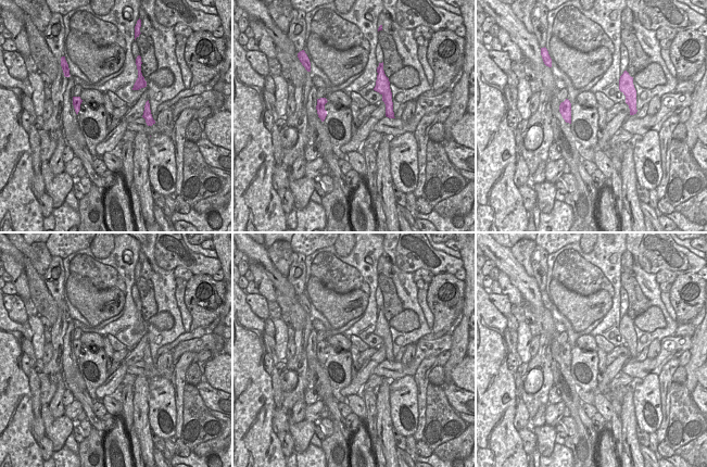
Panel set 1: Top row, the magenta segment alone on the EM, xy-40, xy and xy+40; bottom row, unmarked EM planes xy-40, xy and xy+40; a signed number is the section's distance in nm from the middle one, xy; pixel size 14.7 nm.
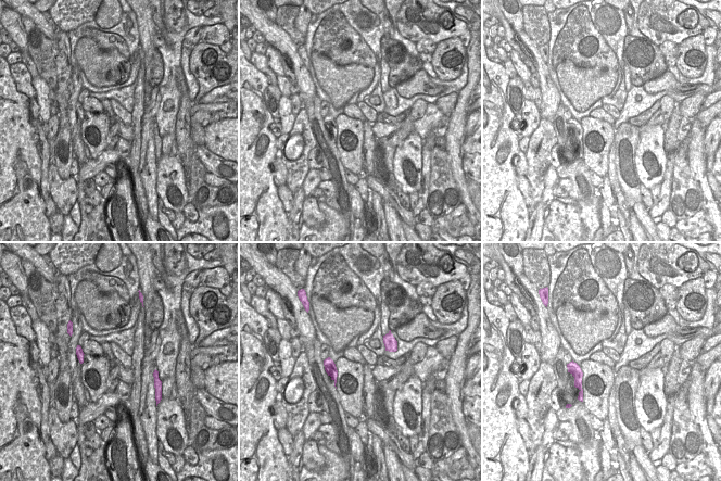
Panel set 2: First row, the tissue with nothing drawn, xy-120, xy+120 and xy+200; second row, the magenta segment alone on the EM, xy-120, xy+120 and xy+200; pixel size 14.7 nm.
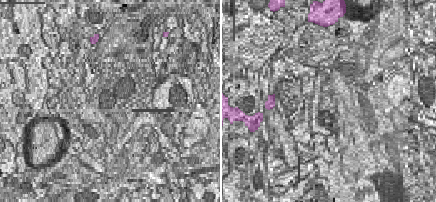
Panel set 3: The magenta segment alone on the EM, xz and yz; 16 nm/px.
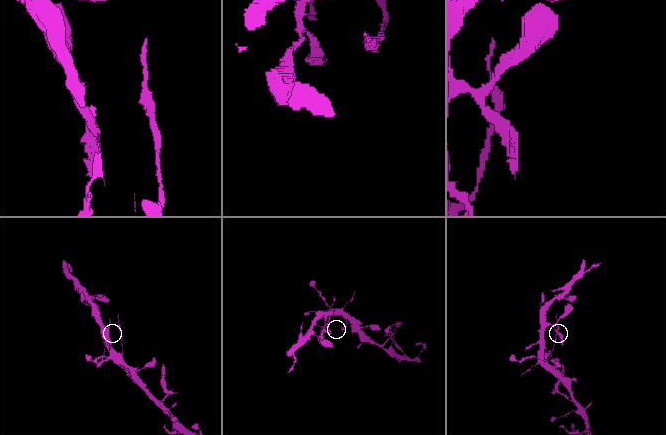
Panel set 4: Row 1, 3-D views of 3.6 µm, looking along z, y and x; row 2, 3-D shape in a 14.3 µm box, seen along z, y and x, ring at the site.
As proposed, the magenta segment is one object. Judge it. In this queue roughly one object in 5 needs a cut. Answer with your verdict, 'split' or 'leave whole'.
leave whole

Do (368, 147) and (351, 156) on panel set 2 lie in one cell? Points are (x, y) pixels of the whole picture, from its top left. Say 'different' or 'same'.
different

